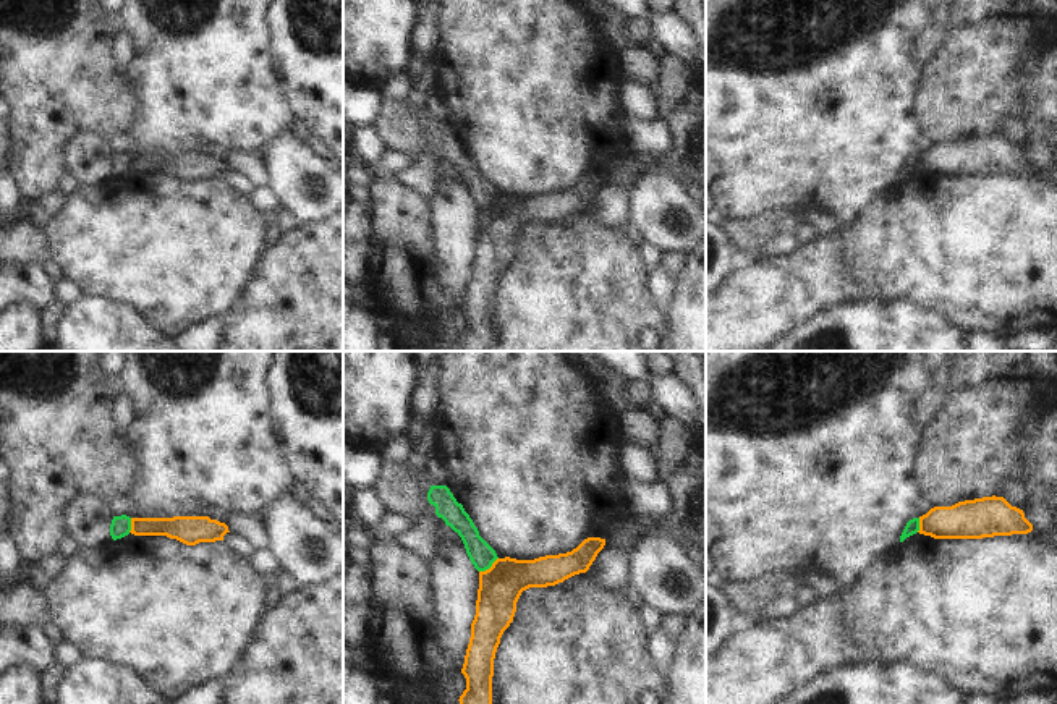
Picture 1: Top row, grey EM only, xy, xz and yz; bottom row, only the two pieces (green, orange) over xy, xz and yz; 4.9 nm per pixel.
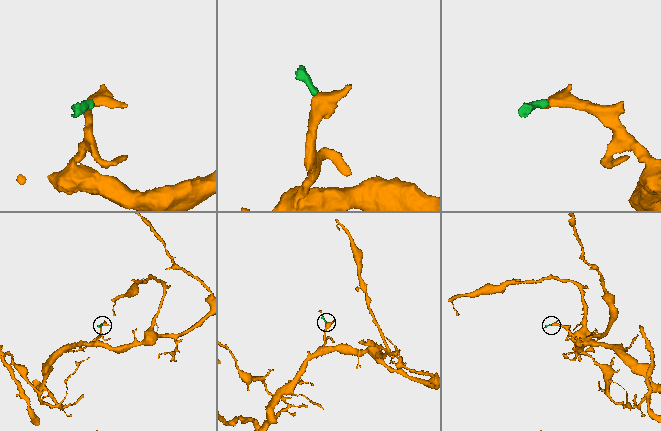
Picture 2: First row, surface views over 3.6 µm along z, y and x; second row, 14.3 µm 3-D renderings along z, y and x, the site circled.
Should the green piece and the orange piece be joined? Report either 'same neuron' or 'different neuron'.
different neuron

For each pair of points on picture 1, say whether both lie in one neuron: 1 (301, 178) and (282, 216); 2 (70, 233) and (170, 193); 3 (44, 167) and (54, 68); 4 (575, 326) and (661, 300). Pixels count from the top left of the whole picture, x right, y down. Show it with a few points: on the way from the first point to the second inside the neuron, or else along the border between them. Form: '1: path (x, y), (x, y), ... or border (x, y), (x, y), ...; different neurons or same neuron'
1: border (280, 207), (298, 224); different neurons
2: path (94, 233), (130, 233), (146, 217); same neuron
3: path (44, 143), (46, 93); same neuron
4: border (645, 279), (645, 288), (664, 314); different neurons

